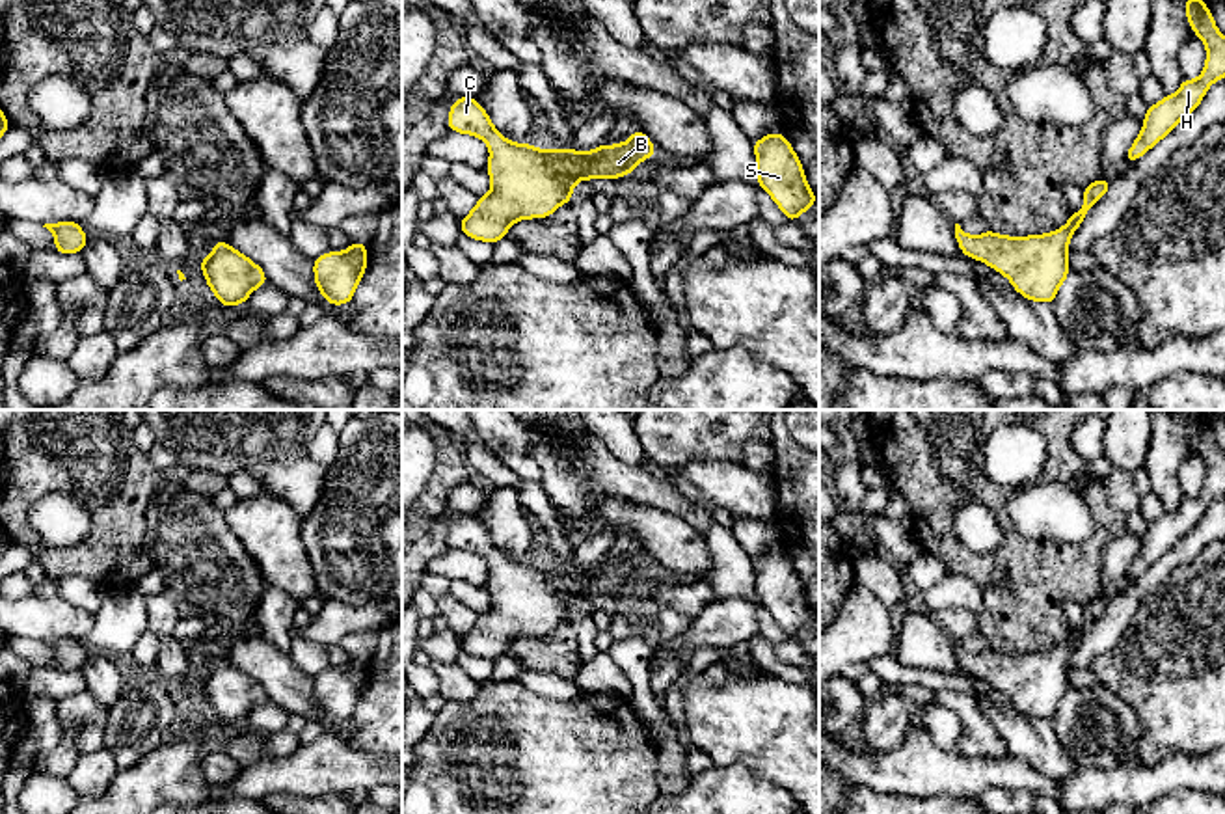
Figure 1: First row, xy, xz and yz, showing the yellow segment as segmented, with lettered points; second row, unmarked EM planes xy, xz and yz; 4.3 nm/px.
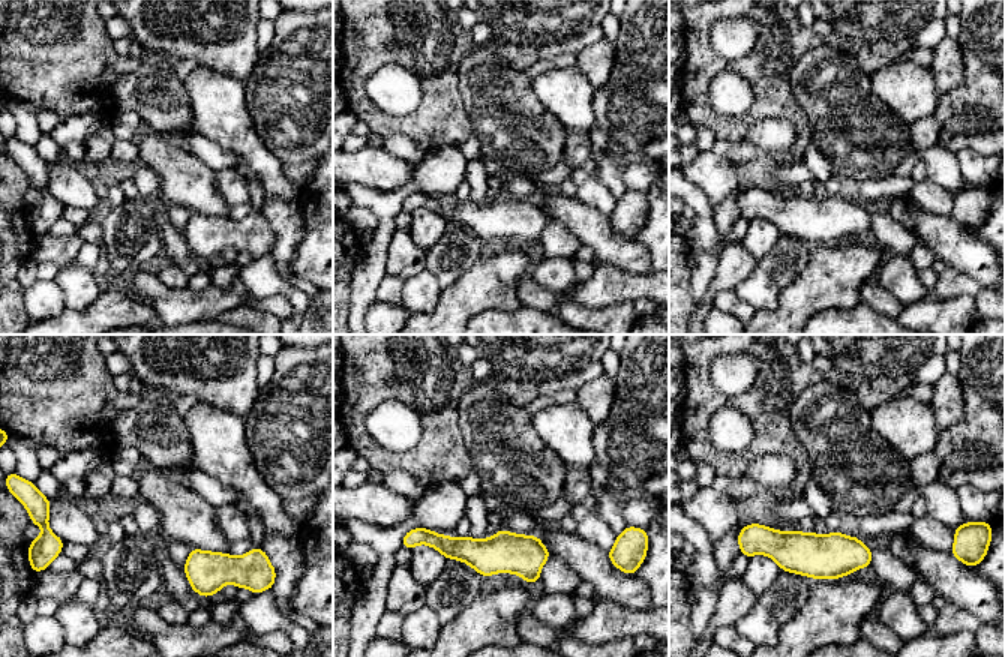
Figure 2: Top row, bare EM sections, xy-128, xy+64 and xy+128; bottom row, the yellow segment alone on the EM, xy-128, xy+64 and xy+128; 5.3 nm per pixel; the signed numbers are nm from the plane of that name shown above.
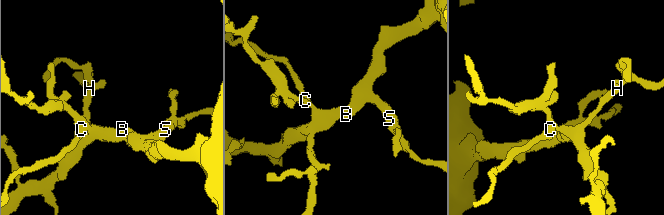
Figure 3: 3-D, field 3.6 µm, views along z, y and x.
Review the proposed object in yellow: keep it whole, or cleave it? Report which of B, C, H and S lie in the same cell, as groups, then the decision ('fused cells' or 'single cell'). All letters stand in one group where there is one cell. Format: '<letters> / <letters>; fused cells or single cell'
B C H S; single cell

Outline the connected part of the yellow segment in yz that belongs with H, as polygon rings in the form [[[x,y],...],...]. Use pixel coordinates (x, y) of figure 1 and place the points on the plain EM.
[[[1199,412],[1184,417],[1190,445],[1206,464],[1206,481],[1195,497],[1182,495],[1175,512],[1165,512],[1147,525],[1143,546],[1134,557],[1126,579],[1139,577],[1151,564],[1165,555],[1182,536],[1186,536],[1203,518],[1208,505],[1225,494],[1225,454],[1219,451],[1206,419]]]

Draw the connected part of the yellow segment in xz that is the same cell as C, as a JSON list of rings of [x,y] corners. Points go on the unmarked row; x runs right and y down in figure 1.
[[[458,514],[447,535],[449,548],[473,551],[488,561],[488,592],[491,607],[478,615],[473,628],[460,637],[469,656],[497,661],[512,641],[547,635],[570,620],[573,602],[588,596],[618,596],[633,590],[639,579],[657,572],[650,555],[637,546],[627,559],[598,563],[588,570],[538,566],[514,561],[493,544],[475,514]]]

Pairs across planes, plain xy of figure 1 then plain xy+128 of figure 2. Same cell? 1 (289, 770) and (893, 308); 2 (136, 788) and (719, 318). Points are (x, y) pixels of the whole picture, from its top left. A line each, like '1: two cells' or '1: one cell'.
1: two cells
2: two cells

